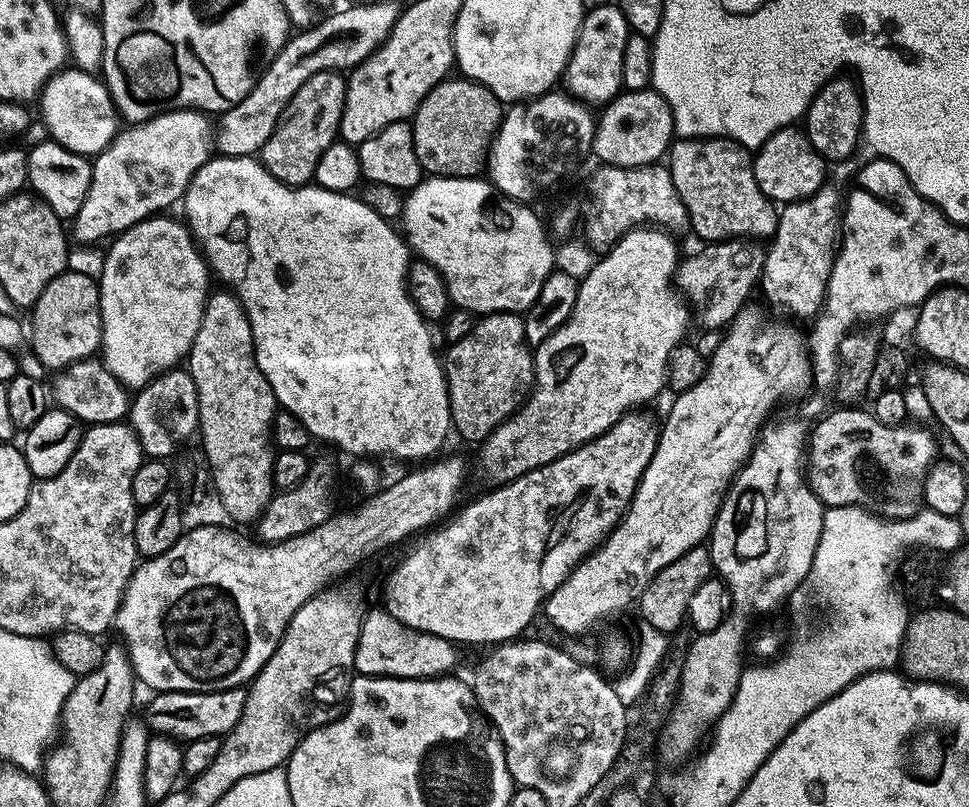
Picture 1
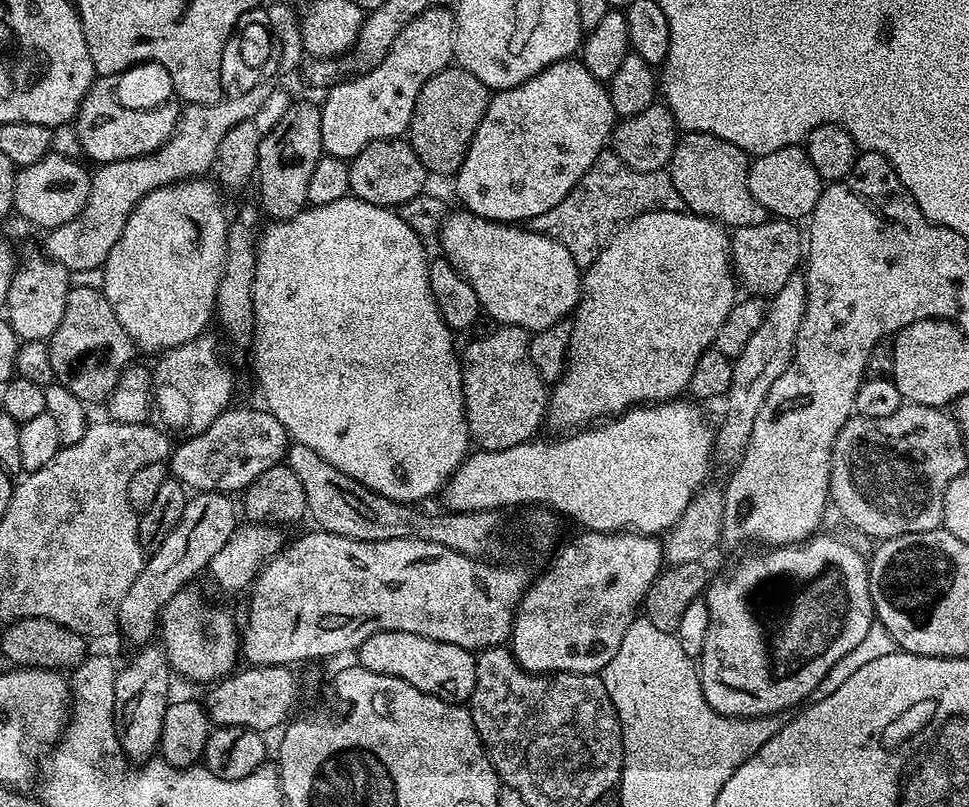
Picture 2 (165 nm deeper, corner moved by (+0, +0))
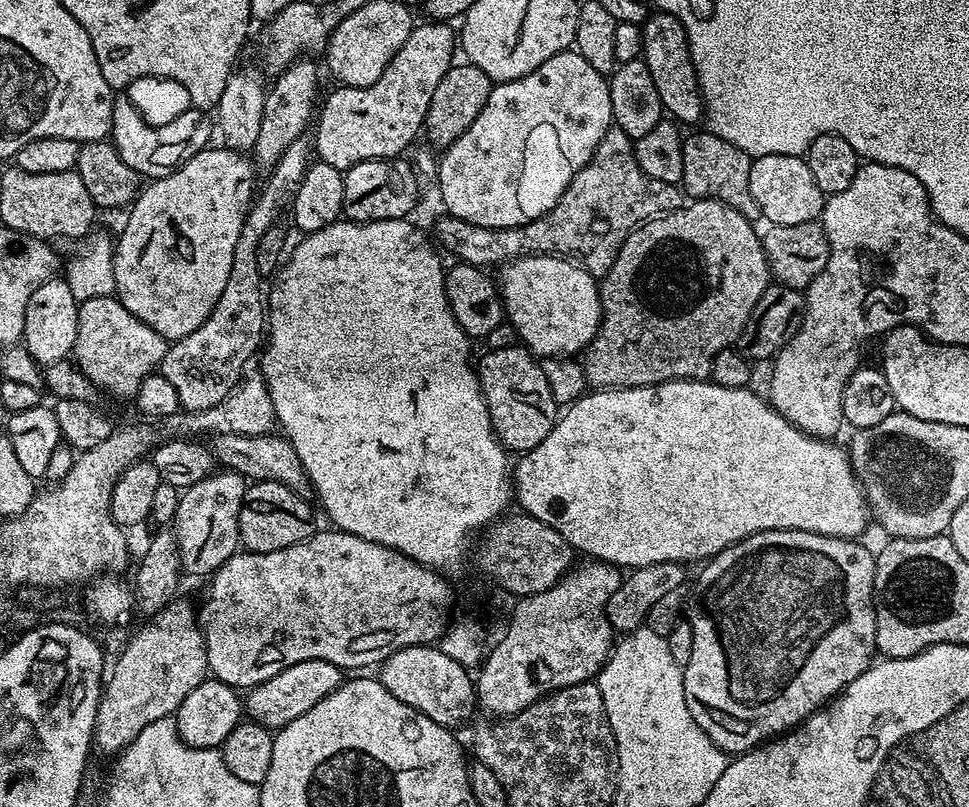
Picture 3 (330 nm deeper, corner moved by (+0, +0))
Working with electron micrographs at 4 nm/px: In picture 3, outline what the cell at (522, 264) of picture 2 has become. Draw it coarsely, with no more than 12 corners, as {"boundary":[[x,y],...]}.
{"boundary":[[560,254],[499,269],[507,323],[537,357],[583,353],[600,285]]}

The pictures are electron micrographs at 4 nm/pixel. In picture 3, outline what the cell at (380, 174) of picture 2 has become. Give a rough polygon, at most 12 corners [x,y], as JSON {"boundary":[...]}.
{"boundary":[[404,158],[344,172],[343,215],[403,220],[420,196]]}

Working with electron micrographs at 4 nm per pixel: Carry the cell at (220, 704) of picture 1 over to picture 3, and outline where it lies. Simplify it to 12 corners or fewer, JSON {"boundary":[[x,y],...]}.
{"boundary":[[298,662],[247,689],[246,712],[286,727],[342,683],[330,662]]}

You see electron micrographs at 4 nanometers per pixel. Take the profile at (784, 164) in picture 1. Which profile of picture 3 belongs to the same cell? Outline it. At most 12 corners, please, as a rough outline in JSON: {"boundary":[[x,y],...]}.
{"boundary":[[766,154],[750,194],[769,225],[819,221],[826,194],[804,156]]}

